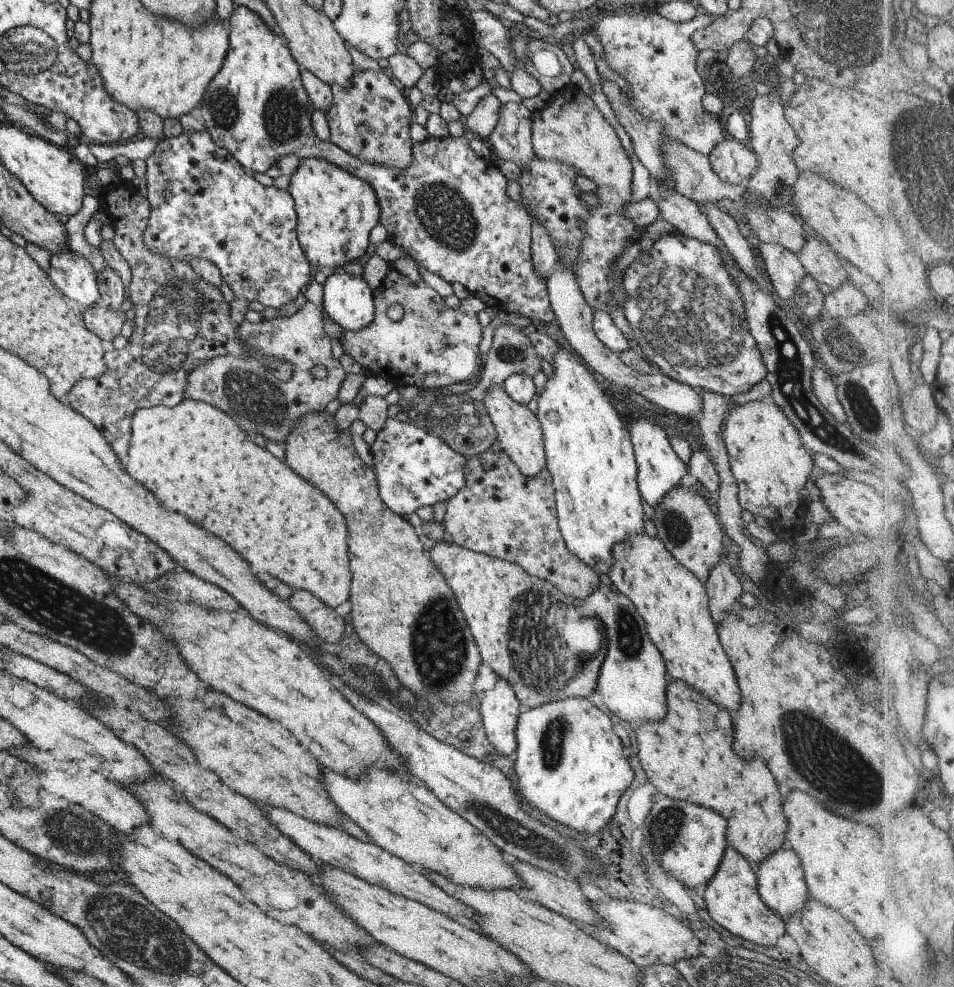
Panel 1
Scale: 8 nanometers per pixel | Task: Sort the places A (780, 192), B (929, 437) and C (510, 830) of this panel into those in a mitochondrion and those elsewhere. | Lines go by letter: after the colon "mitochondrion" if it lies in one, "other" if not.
A: mitochondrion
B: other
C: mitochondrion

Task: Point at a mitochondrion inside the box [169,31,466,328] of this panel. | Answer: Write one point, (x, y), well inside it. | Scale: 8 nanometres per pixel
(282, 115)

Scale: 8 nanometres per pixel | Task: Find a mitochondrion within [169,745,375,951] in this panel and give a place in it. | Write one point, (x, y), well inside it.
(332, 919)

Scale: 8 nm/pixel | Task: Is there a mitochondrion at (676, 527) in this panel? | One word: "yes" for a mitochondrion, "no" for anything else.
yes

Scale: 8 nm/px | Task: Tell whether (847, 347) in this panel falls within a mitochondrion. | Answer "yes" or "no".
yes

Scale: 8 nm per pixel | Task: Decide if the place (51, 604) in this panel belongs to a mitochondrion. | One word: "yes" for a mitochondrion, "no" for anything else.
yes

